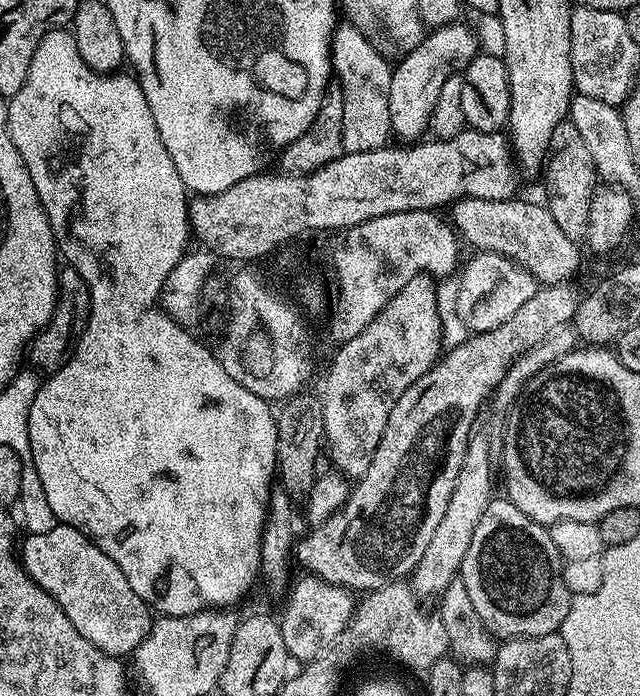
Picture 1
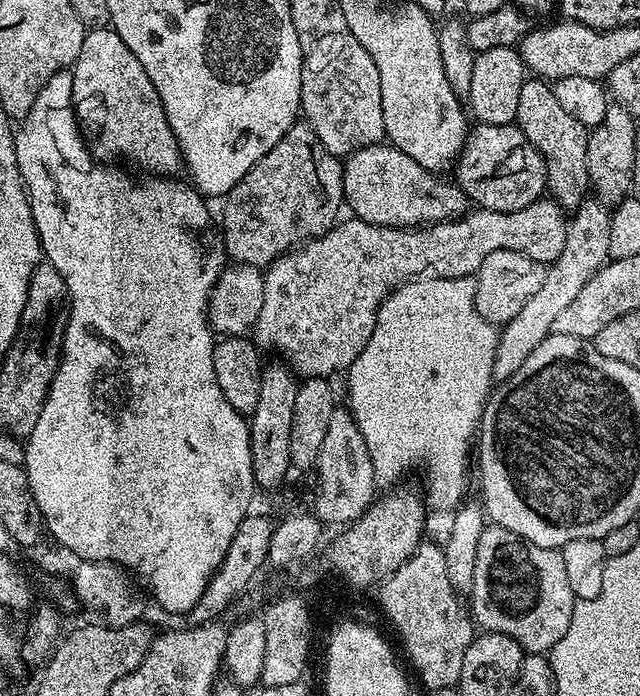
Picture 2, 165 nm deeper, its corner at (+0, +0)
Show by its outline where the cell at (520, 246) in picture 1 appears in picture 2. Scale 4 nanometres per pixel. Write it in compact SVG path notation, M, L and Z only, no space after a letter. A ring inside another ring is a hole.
M387 142L371 144L357 152L351 152L343 161L344 199L347 207L352 207L351 215L383 228L423 228L429 224L445 224L447 220L459 220L469 211L468 195L460 189L455 179L447 175L426 170L410 154L402 154L395 146Z

